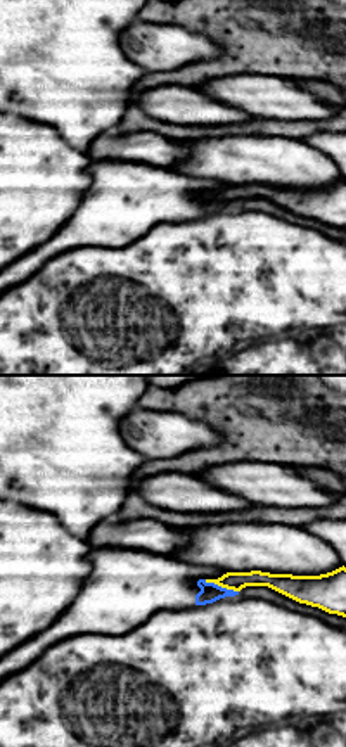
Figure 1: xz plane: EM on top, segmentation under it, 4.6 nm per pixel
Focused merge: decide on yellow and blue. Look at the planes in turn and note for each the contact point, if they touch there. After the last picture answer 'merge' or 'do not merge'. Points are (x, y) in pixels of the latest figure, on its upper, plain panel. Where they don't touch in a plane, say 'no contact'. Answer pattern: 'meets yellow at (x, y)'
meets yellow at (222, 199)

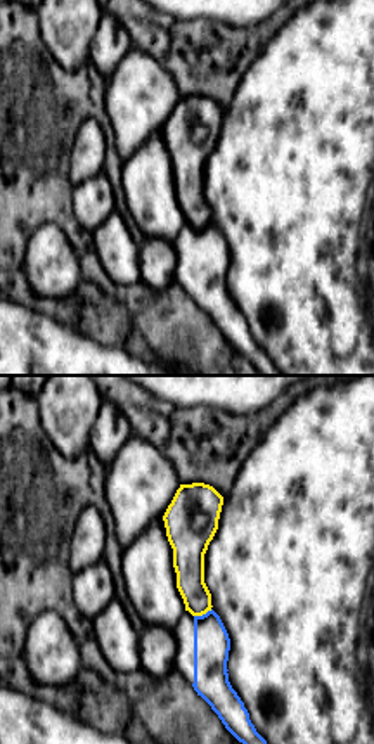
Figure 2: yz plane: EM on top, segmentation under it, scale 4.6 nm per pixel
meets yellow at (203, 225)

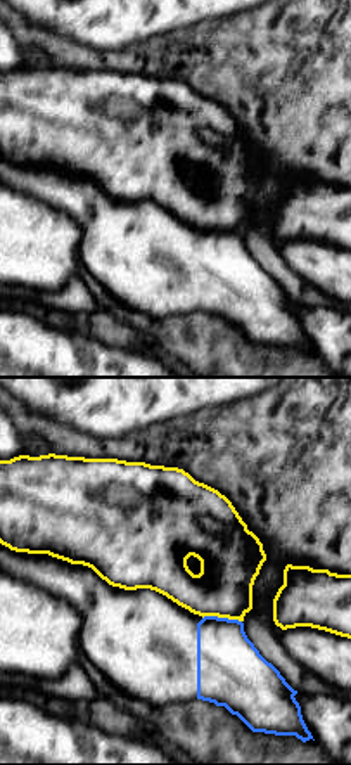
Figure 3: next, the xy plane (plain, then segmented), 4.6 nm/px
meets yellow at (222, 229)

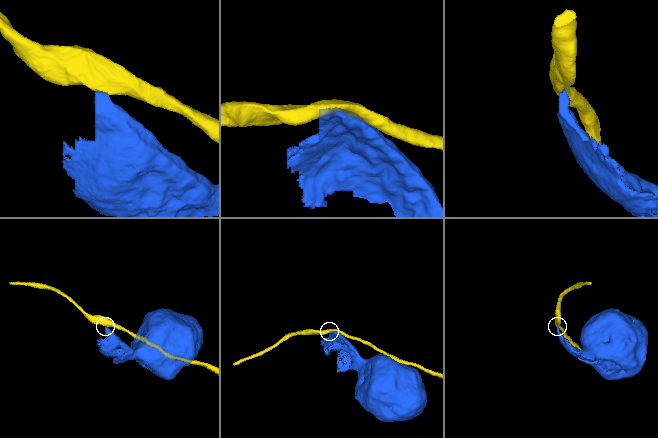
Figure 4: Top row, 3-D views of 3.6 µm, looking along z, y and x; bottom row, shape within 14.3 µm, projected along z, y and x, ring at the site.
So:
do not merge

